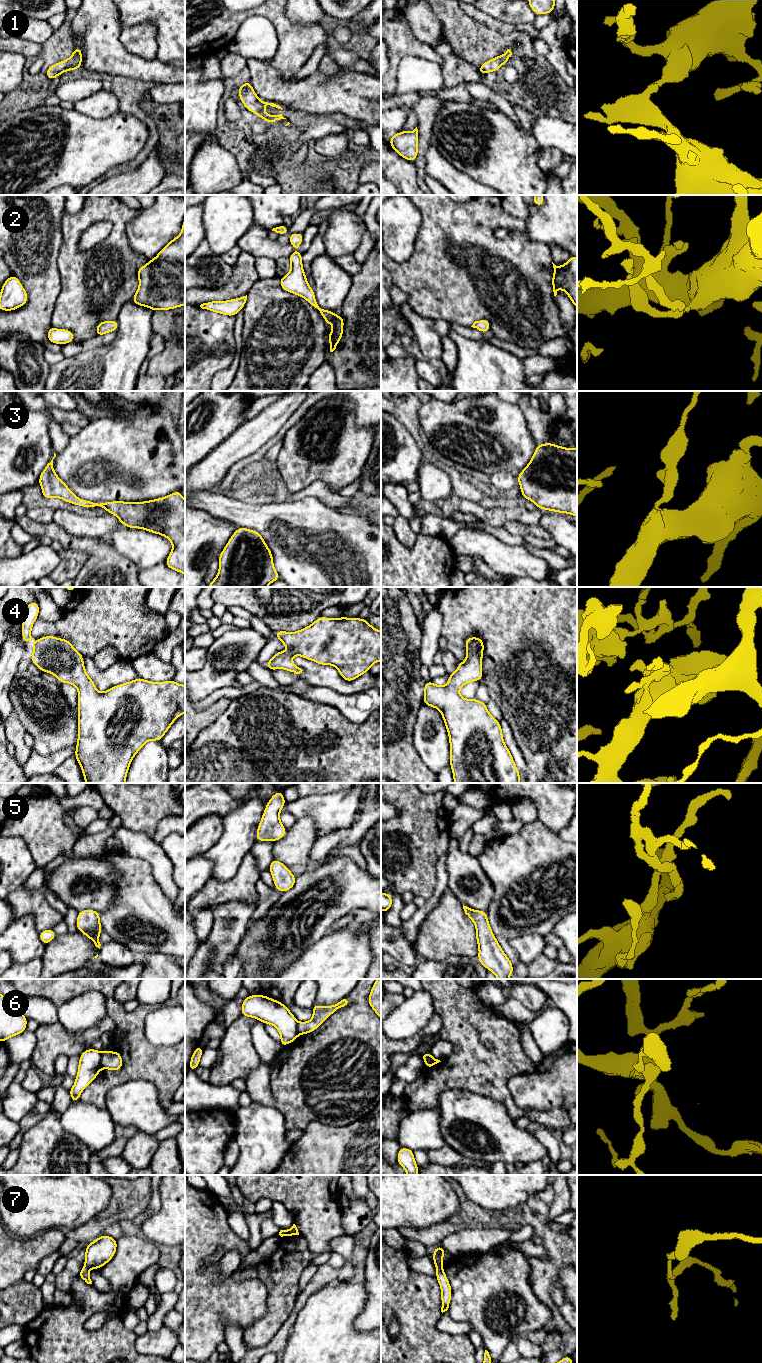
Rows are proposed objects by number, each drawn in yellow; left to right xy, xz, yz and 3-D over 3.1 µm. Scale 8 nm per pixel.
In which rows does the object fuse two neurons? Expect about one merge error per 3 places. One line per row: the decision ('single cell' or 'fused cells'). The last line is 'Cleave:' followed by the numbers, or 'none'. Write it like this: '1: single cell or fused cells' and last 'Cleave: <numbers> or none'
1: single cell
2: single cell
3: single cell
4: single cell
5: single cell
6: fused cells
7: fused cells
Cleave: 6, 7

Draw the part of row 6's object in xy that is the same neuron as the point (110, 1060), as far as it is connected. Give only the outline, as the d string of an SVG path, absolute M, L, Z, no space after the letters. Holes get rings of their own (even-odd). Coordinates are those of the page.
M105 1050L102 1053L101 1068L113 1071L119 1071L122 1068L123 1061L119 1051L111 1052Z

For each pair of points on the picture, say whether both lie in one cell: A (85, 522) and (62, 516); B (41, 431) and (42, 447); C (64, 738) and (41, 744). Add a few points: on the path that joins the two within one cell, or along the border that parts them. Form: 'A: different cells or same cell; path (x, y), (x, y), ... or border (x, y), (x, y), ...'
A: same cell; path (79, 522), (68, 521)
B: same cell; path (41, 435), (41, 443)
C: same cell; path (58, 738), (49, 738), (47, 740)

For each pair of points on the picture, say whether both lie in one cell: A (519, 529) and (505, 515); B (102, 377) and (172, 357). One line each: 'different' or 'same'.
A: different
B: different

